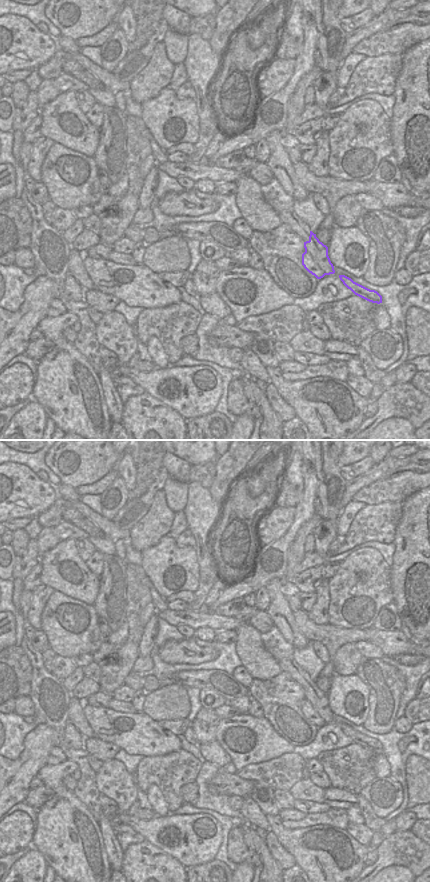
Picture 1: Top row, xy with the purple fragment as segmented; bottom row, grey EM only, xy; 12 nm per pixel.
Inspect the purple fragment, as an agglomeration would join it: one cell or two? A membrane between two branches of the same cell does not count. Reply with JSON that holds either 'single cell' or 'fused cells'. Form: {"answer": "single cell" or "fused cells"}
{"answer": "fused cells"}

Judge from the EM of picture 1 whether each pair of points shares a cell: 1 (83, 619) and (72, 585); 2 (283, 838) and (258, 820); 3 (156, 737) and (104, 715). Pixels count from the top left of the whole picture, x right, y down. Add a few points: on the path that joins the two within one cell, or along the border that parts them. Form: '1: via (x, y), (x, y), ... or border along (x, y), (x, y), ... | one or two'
1: border along (55, 590), (93, 605) | two
2: border along (265, 815), (271, 830) | two
3: via (143, 729), (132, 718), (117, 716) | one

